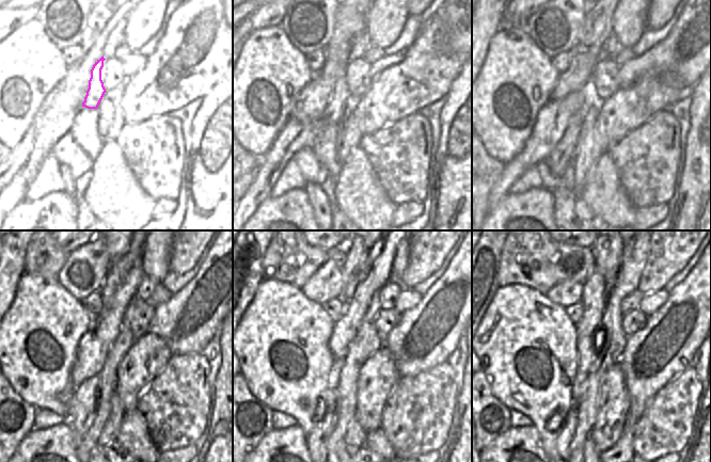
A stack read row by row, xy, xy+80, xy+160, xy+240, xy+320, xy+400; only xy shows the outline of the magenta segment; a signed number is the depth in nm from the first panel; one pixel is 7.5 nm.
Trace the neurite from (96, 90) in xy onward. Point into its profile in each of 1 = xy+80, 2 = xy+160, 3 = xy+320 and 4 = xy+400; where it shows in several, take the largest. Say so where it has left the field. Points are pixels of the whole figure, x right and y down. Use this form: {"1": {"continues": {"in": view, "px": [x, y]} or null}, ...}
{"1": {"continues": {"in": "xy+80", "px": [335, 106]}}, "2": {"continues": {"in": "xy+160", "px": [564, 154]}}, "3": {"continues": {"in": "xy+320", "px": [329, 397]}}, "4": {"continues": {"in": "xy+400", "px": [566, 435]}}}

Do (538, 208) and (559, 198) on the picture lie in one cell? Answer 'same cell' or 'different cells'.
different cells

